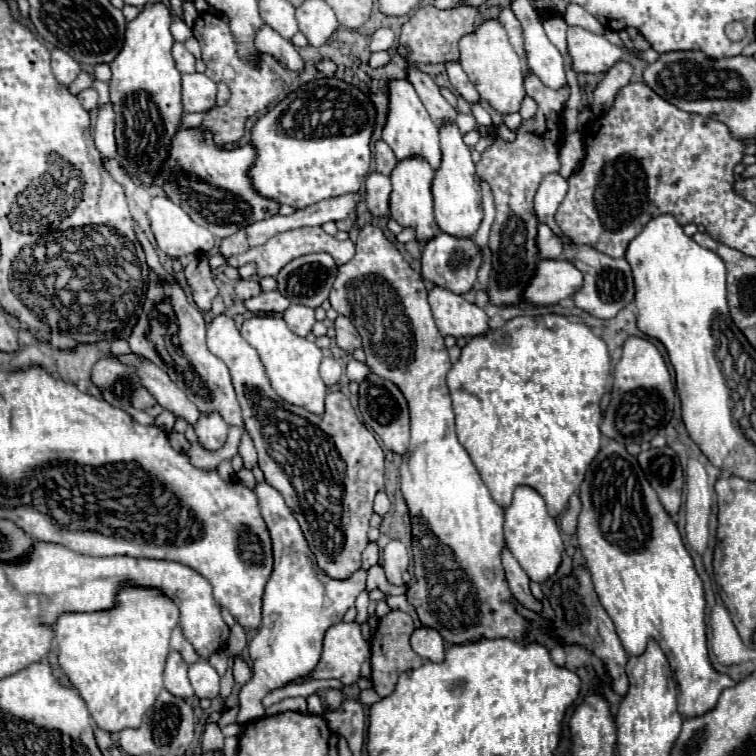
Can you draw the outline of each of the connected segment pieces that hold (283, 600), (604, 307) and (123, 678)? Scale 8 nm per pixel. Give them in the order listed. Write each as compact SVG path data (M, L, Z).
M271 484L255 486L261 516L267 522L273 540L273 574L265 586L263 596L263 624L249 642L249 656L253 660L253 678L239 690L239 724L257 720L263 714L261 698L275 688L289 684L299 676L307 676L321 658L323 636L329 626L343 620L343 614L355 604L355 598L365 588L365 570L357 570L345 580L327 576L315 560L299 522L285 504L285 498Z
M565 246L563 256L567 260L575 260L575 266L585 274L585 286L573 296L573 302L577 308L589 312L595 318L613 318L617 316L629 302L633 302L635 298L635 284L633 284L633 274L631 274L631 266L627 260L615 260L607 254L599 254L593 248L587 246Z
M125 586L117 594L117 606L103 612L61 614L55 624L55 650L59 666L77 692L85 698L91 718L105 732L121 732L125 728L139 728L143 714L153 706L157 694L163 690L163 668L169 654L169 636L179 624L177 606L159 590L145 590L139 586Z

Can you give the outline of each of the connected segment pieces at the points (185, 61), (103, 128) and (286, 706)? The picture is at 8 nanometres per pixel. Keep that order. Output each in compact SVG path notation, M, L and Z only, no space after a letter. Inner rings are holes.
M175 44L175 46L173 46L173 58L175 58L177 70L179 70L181 74L185 74L185 72L195 72L195 58L193 58L193 54L191 54L183 44Z
M99 104L97 106L99 114L97 114L97 122L95 122L95 144L105 158L115 158L117 156L117 146L115 146L115 136L113 136L113 128L115 128L115 112L113 112L113 104Z
M297 696L297 698L285 698L285 700L277 702L277 704L273 704L271 708L267 708L265 714L267 714L267 716L275 716L275 714L287 712L287 710L295 710L295 712L307 714L307 700L301 698L301 696Z

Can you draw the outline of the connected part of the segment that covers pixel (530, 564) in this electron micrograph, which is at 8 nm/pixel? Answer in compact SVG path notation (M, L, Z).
M519 486L515 490L511 506L505 508L505 538L507 538L507 548L511 550L511 554L517 558L517 562L533 582L543 584L561 566L561 556L565 546L559 526L547 514L545 500L533 488Z

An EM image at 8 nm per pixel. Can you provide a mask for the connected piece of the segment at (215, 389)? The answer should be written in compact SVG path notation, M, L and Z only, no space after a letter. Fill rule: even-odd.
M149 274L149 292L143 306L143 316L129 336L129 348L135 354L149 358L187 394L187 398L203 412L217 410L229 426L243 426L241 408L231 384L229 368L223 360L213 356L205 344L205 320L197 306L191 306L175 274L159 278ZM177 338L177 344L173 342Z

